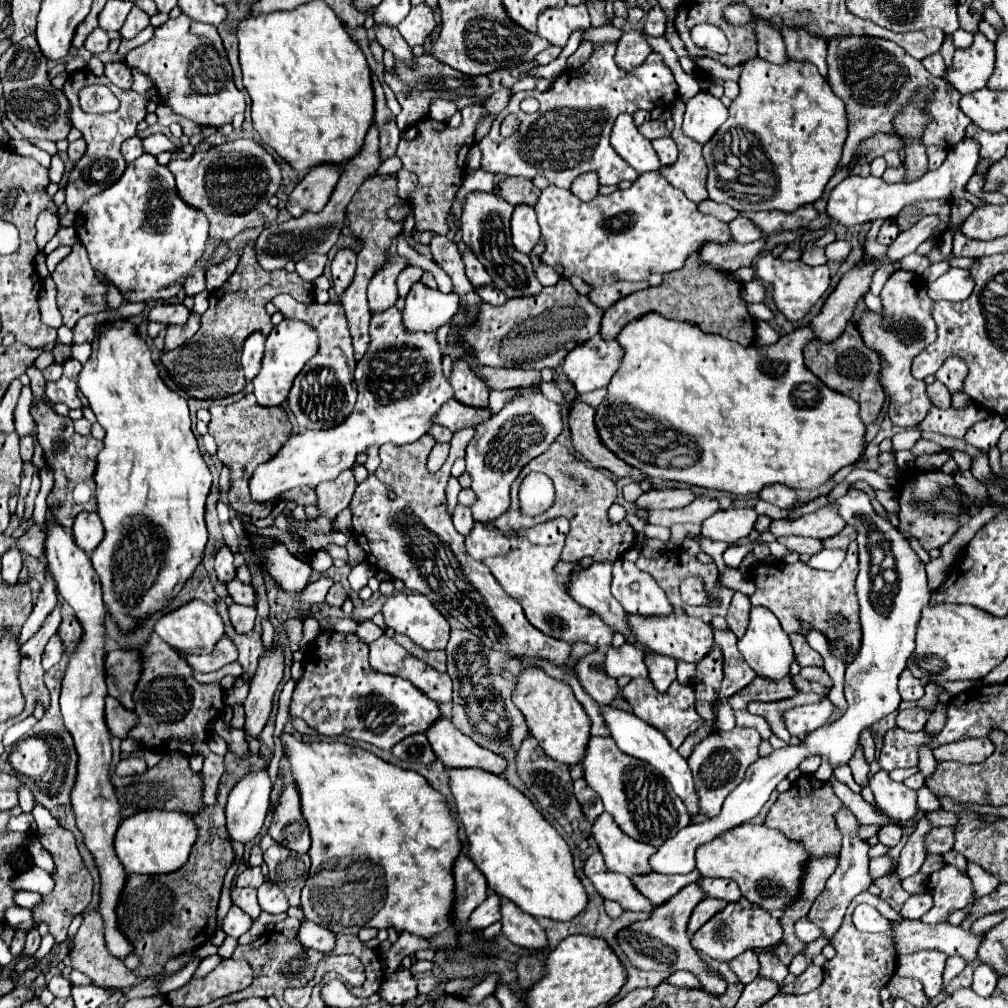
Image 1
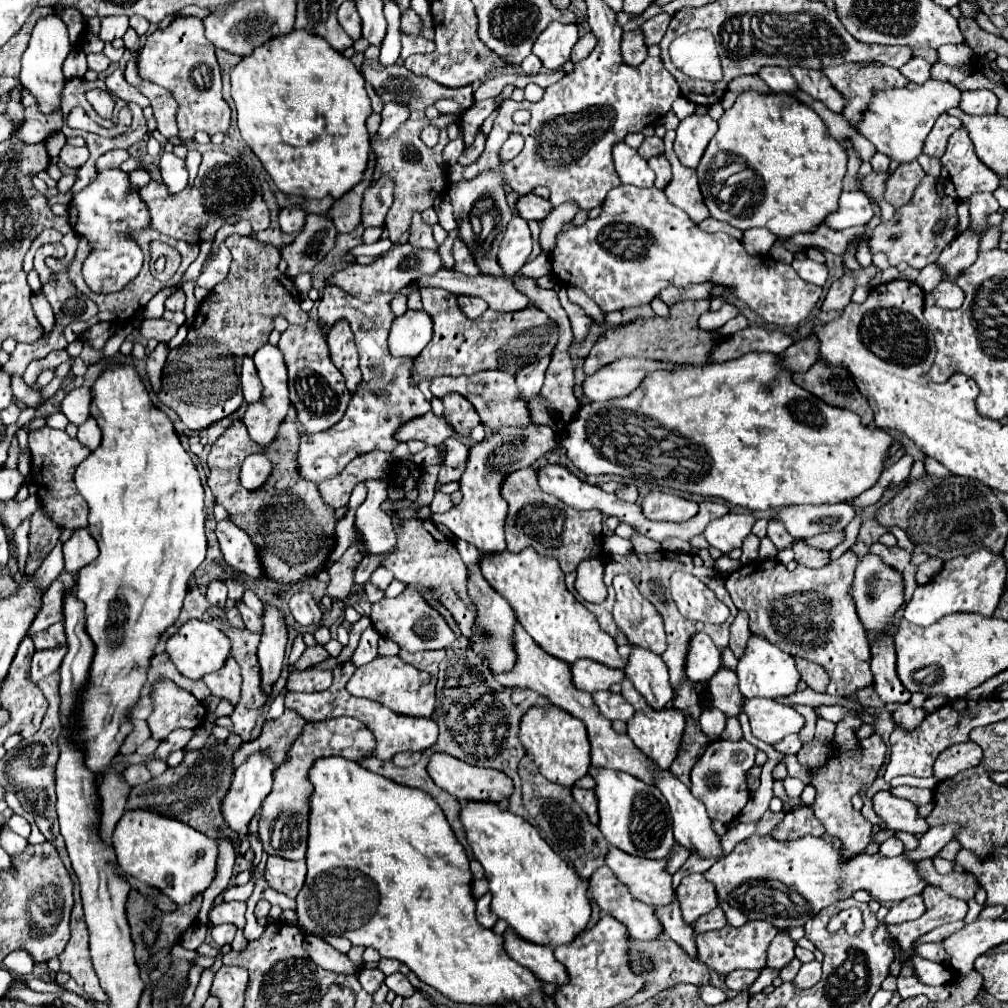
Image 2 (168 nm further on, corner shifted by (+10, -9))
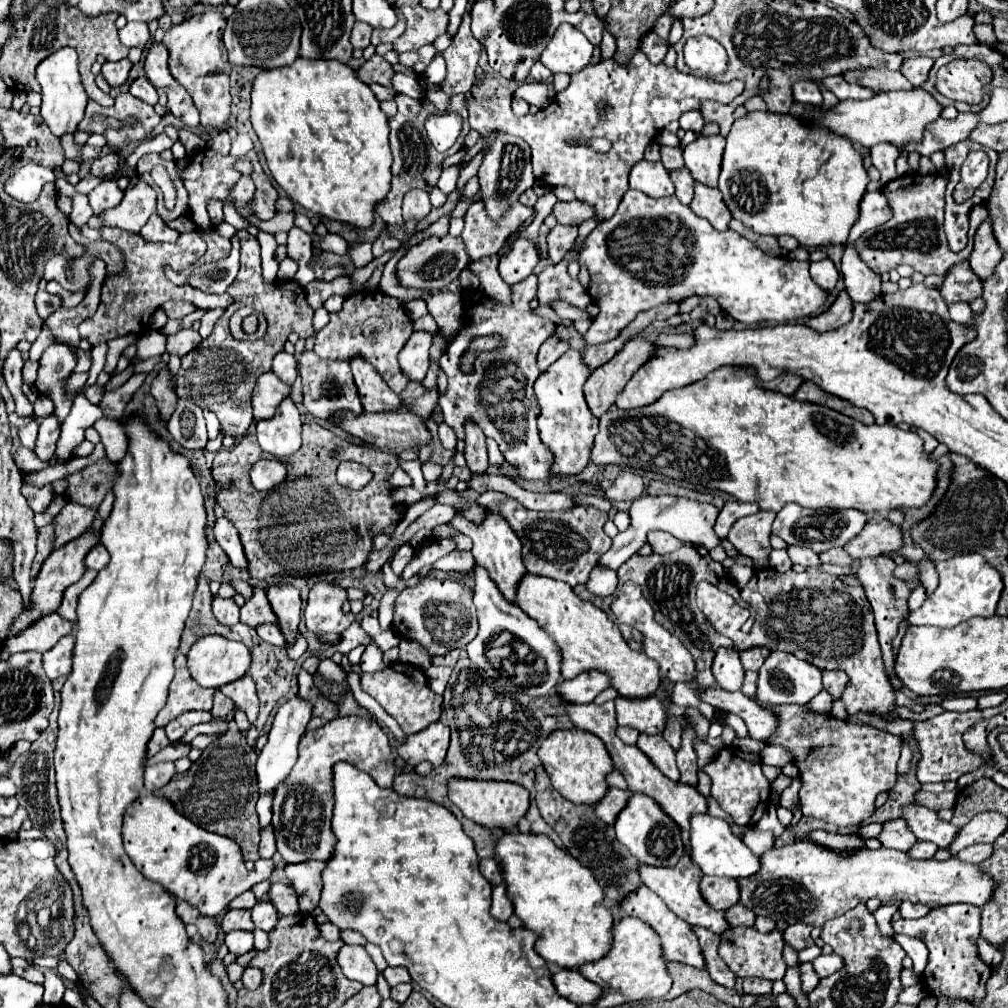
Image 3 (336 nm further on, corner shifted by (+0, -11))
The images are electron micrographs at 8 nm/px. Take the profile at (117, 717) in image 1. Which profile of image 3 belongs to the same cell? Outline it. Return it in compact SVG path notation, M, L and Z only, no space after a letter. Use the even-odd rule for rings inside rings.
M156 729L154 735L152 735L152 739L150 739L150 743L148 743L148 757L154 757L154 755L156 755L160 749L164 749L168 743L170 743L170 741L168 741L164 729Z

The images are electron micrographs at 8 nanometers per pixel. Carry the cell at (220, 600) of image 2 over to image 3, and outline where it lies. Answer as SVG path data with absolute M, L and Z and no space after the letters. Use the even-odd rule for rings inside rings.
M214 597L214 603L212 603L212 611L214 611L214 617L222 623L222 625L236 625L238 623L238 605L232 601L232 599L220 599L220 597Z

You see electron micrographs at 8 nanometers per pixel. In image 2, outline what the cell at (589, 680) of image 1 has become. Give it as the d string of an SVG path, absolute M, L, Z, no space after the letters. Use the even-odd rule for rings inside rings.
M592 693L592 699L596 703L596 707L600 709L600 713L614 721L614 719L620 719L620 721L628 721L632 715L634 715L634 709L632 705L622 697L622 695L614 695L614 693Z

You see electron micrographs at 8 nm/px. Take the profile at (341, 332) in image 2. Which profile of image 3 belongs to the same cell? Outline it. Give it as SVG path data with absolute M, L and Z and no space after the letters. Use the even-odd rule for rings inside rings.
M352 359L350 365L352 365L354 381L356 381L364 411L370 411L370 413L400 411L398 395L386 387L382 377L374 371L374 367L370 363L366 363L364 359Z

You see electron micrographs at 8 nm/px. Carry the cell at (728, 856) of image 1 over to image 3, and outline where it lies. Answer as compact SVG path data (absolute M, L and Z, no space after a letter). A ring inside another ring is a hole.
M808 839L796 841L782 849L770 849L762 855L762 869L746 879L740 879L740 903L756 915L774 921L784 919L788 925L798 921L806 925L824 925L828 919L844 915L858 903L876 897L882 903L912 901L924 903L930 909L950 903L970 903L984 907L996 891L996 881L978 865L964 863L958 857L946 861L920 861L896 849L862 849L850 855L830 851Z

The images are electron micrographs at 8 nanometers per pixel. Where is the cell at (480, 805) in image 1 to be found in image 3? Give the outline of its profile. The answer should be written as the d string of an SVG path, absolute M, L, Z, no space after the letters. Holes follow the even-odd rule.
M502 833L496 847L496 857L500 865L504 865L504 881L508 885L508 897L514 903L514 913L524 921L526 929L540 935L540 939L536 941L538 955L548 965L560 967L560 971L552 973L552 981L558 993L566 999L572 999L572 1003L576 1005L593 1005L602 995L602 989L596 983L586 981L586 977L582 977L576 969L580 969L584 963L602 959L612 945L612 913L602 905L604 891L598 887L594 875L586 867L582 867L572 855L556 847L546 835Z

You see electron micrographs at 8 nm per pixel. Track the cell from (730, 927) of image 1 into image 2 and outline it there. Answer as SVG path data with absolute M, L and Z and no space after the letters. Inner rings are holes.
M746 921L746 925L742 927L726 925L716 931L700 933L696 937L698 961L720 975L728 975L730 971L736 971L736 969L758 969L760 971L766 965L766 949L776 933L778 929L774 929L774 925L770 925L768 921Z

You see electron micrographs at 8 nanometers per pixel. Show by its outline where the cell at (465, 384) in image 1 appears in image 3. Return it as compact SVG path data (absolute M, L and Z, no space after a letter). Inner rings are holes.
M472 421L466 423L466 449L464 449L466 465L472 473L486 473L488 469L488 453L486 453L486 437L478 425Z

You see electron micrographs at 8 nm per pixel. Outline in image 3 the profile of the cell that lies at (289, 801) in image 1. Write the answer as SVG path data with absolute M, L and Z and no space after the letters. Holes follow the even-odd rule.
M338 717L320 729L306 731L298 747L298 761L288 779L274 791L272 825L276 835L278 853L286 863L304 863L310 859L328 861L332 857L336 837L330 829L334 811L334 787L332 767L340 761L348 761L356 769L368 773L378 787L392 789L396 775L396 757L384 729L366 717Z

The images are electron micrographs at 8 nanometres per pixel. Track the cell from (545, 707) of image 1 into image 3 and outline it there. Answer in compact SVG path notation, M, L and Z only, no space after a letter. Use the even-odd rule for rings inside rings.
M572 729L572 731L554 731L538 749L538 757L544 763L544 769L552 781L552 787L568 801L576 803L576 805L588 805L594 807L602 797L608 795L608 783L606 777L612 773L614 765L612 759L604 747L604 743L600 743L600 739L596 739L596 735L580 731L580 729Z

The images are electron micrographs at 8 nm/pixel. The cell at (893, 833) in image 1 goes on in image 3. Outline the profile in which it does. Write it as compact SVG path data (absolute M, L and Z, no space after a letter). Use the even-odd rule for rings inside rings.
M918 841L910 851L908 855L912 855L914 859L932 859L936 855L938 847L934 843L928 843L928 841Z

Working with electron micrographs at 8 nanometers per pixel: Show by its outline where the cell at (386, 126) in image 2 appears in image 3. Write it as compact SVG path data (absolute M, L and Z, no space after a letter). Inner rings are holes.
M470 13L464 15L458 33L452 37L450 47L442 55L448 67L442 91L446 91L448 95L468 93L480 59L480 43L470 31Z

